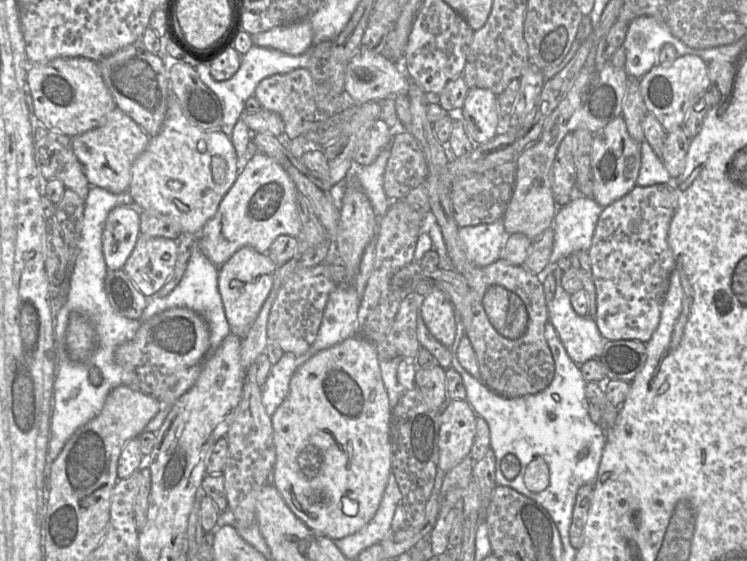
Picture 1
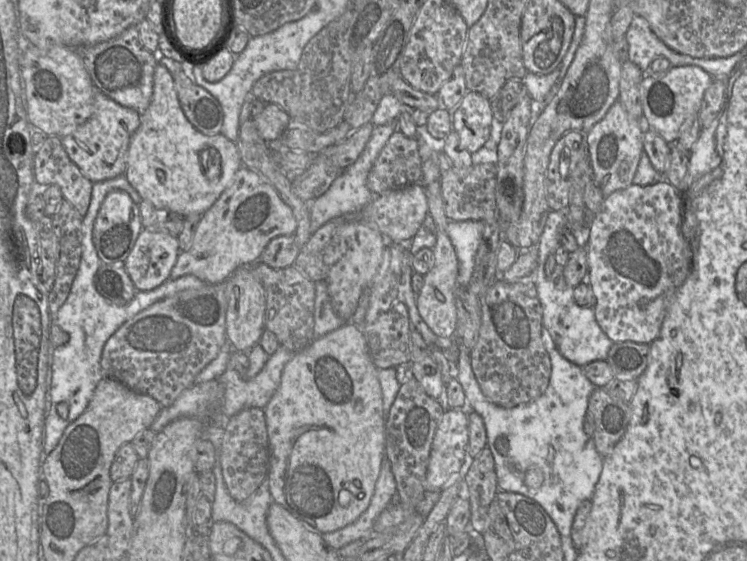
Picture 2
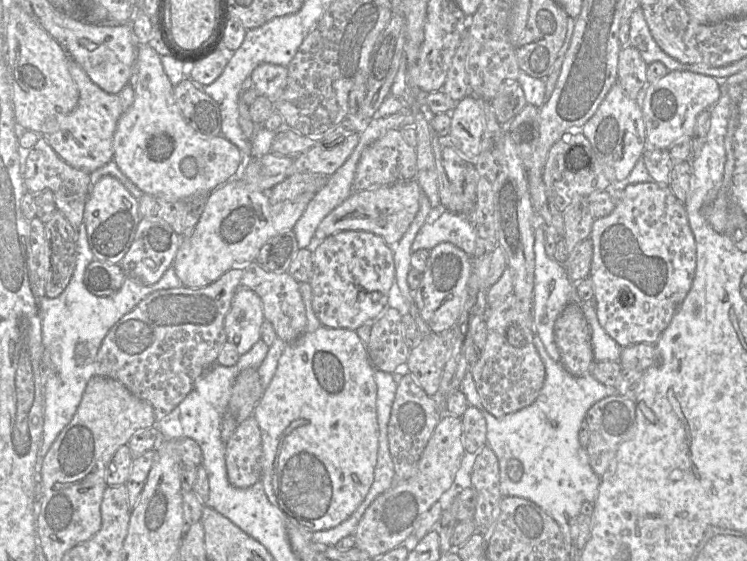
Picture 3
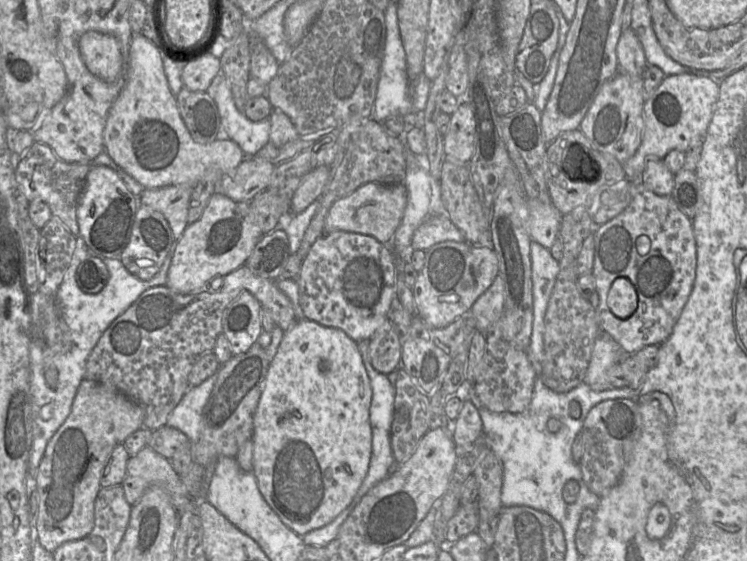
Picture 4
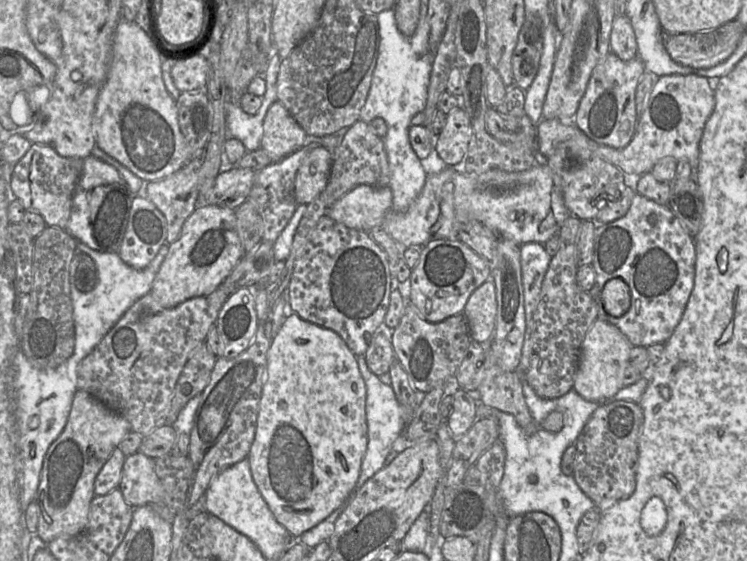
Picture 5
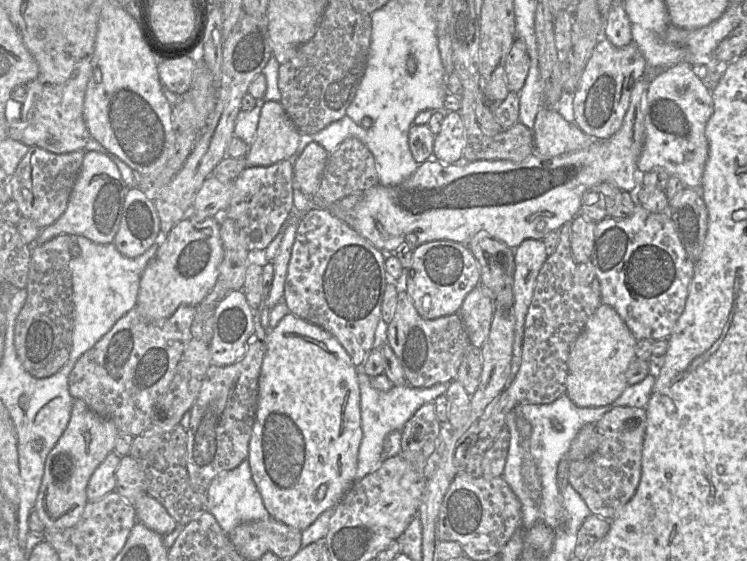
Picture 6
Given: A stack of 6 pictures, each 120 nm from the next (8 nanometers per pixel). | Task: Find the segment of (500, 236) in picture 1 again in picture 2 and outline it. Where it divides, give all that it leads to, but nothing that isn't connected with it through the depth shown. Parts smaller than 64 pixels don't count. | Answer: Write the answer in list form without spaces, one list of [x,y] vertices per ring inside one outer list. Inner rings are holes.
[[[449,221],[446,233],[455,249],[459,270],[457,284],[467,286],[474,270],[475,257],[482,238],[482,221]]]

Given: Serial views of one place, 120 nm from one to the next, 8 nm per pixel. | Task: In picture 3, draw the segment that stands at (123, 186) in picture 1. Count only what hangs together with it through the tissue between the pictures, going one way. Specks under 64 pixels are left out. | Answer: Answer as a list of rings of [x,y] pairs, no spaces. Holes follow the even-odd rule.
[[[68,58],[68,68],[78,88],[78,104],[69,114],[48,122],[40,137],[49,143],[62,160],[90,174],[108,162],[114,161],[114,133],[118,120],[133,104],[134,89],[129,82],[120,92],[110,94],[96,85],[74,59]]]

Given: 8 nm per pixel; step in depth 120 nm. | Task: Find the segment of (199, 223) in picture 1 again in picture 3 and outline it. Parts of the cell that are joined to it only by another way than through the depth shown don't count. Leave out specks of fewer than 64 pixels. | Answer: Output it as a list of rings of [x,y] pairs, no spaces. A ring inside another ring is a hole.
[[[148,44],[138,46],[132,86],[133,104],[118,120],[114,133],[113,160],[121,172],[143,193],[162,197],[167,201],[178,201],[194,194],[209,194],[239,175],[246,157],[224,136],[203,138],[185,121],[175,101],[174,86],[164,71],[160,55]],[[186,157],[195,158],[197,163],[197,174],[192,178],[184,176],[181,170],[181,163]]]

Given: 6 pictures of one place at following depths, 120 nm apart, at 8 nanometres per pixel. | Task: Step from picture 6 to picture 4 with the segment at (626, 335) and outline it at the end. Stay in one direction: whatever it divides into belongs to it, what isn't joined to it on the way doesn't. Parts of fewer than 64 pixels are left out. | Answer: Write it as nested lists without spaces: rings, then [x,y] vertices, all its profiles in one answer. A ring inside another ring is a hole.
[[[601,332],[594,343],[584,382],[595,391],[612,387],[608,371],[614,364],[621,363],[622,358],[620,345],[611,336]]]

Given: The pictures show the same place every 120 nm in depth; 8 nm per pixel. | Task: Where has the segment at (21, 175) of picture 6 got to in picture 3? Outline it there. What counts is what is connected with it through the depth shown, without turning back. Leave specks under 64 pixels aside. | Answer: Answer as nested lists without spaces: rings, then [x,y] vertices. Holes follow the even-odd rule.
[[[42,137],[30,150],[23,173],[27,192],[38,193],[44,189],[53,192],[57,210],[70,224],[77,228],[83,222],[84,208],[90,192],[90,174],[74,168],[62,160],[49,143]]]

